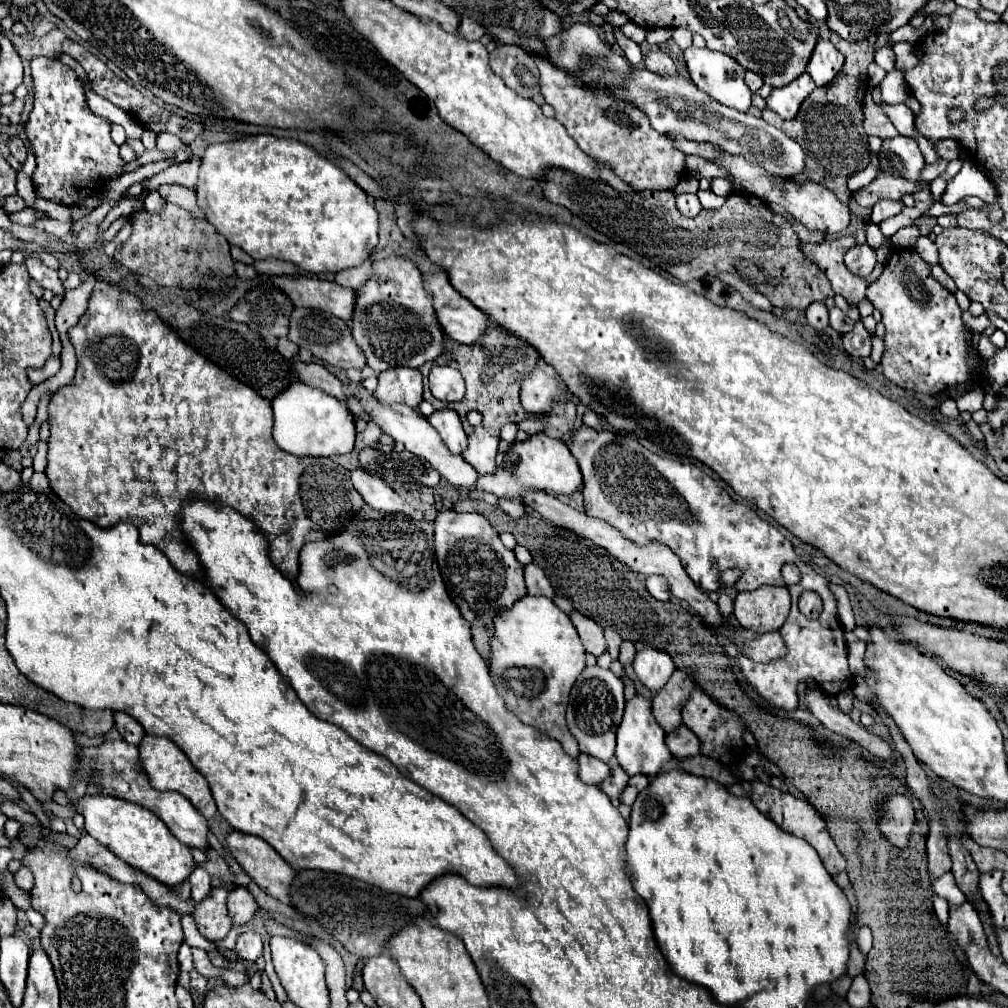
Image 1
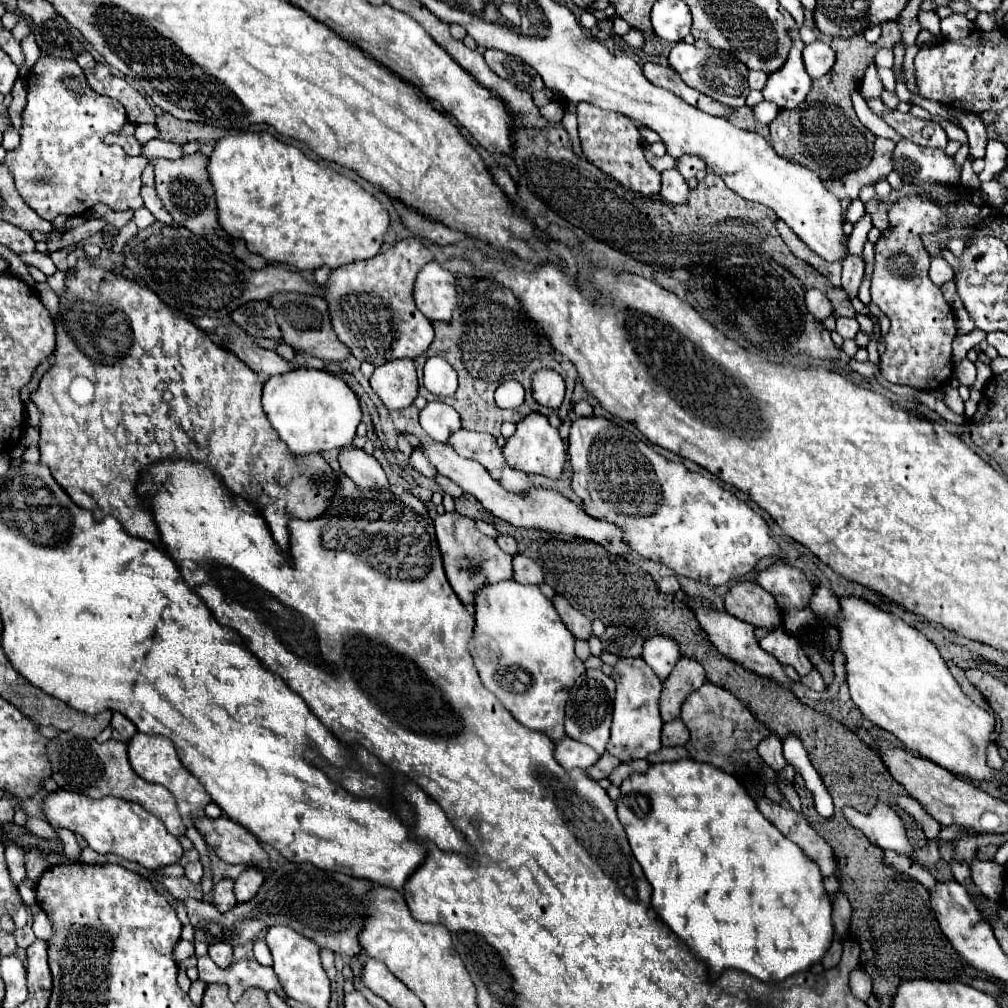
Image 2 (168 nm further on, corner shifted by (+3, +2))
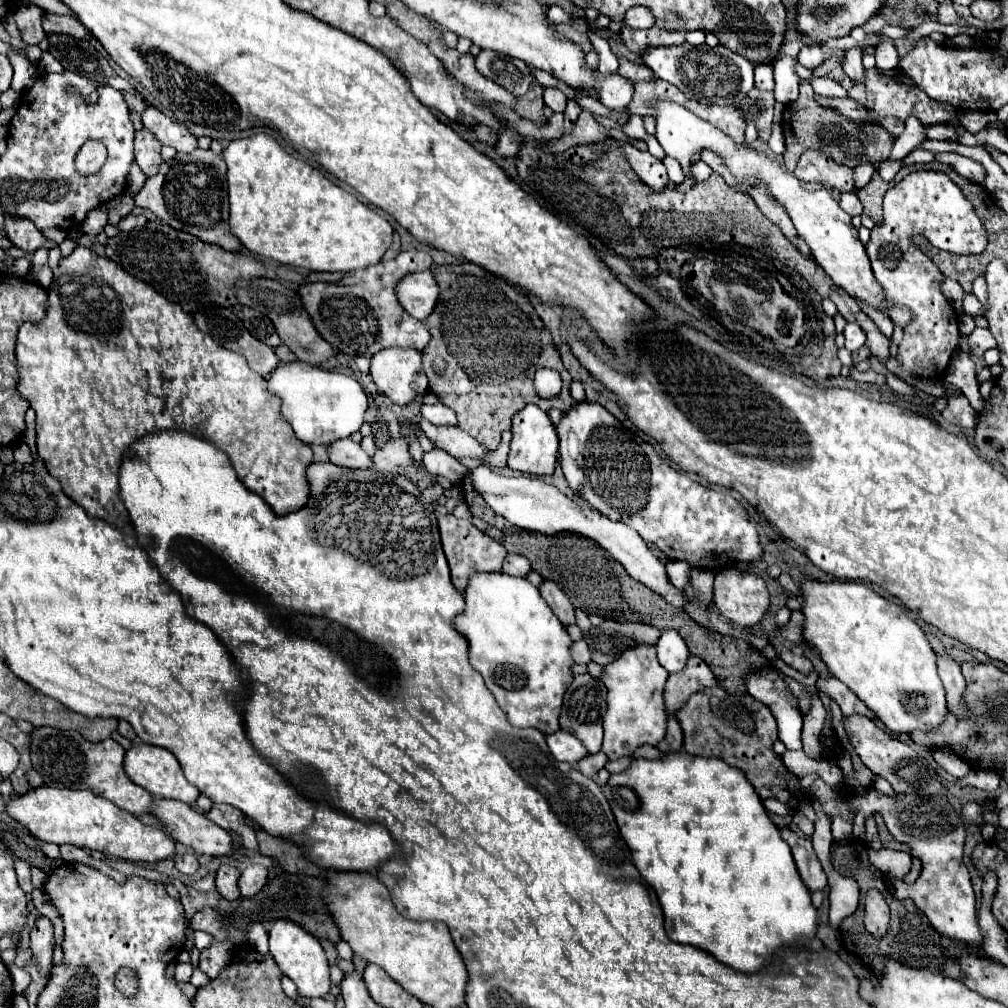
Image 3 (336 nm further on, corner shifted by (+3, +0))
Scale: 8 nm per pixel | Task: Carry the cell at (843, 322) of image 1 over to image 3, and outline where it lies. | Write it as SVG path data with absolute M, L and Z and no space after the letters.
M847 324L843 334L845 334L845 348L851 352L865 344L865 332L861 330L859 324Z

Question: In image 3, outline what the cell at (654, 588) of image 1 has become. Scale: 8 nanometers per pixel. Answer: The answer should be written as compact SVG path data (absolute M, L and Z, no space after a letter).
M667 562L669 582L679 590L683 590L685 584L689 582L689 572L691 572L691 568L685 562Z

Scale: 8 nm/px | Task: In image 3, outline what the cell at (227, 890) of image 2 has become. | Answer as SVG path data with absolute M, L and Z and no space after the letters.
M221 866L215 878L217 892L227 900L237 900L241 896L237 888L237 878L239 878L239 870L235 870L233 866Z

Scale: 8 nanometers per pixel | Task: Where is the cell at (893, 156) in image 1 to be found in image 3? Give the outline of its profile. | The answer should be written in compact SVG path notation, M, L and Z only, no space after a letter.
M941 152L935 156L935 162L941 162L941 164L947 164L951 166L959 176L967 178L967 180L973 180L977 184L983 184L985 180L985 170L979 162L971 160L971 158L965 158L961 154L953 154L953 152Z

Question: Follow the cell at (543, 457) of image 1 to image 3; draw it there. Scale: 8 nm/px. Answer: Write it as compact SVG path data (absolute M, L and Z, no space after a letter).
M527 404L521 412L513 418L513 440L511 440L511 452L507 458L507 466L515 472L531 474L531 476L551 476L557 464L557 450L559 450L559 438L555 432L555 426L551 424L549 416L539 410L535 404Z

